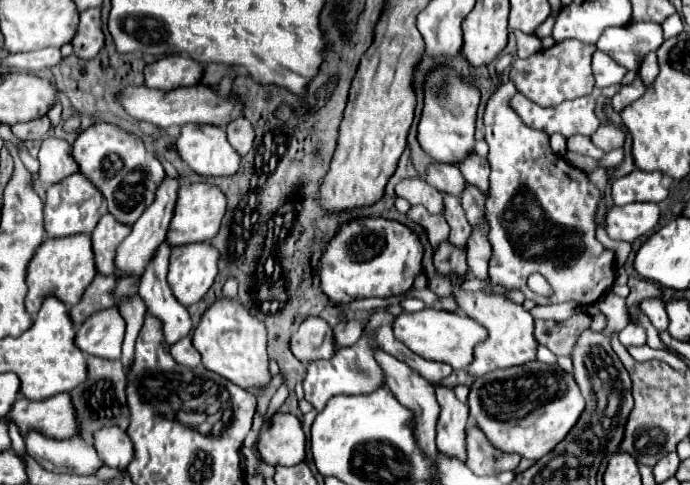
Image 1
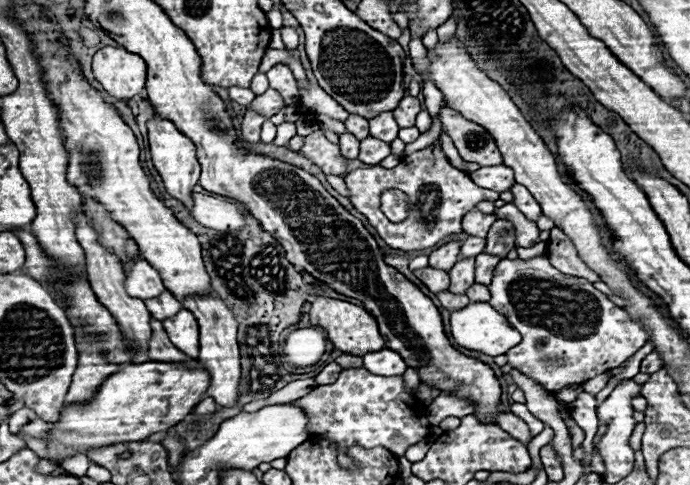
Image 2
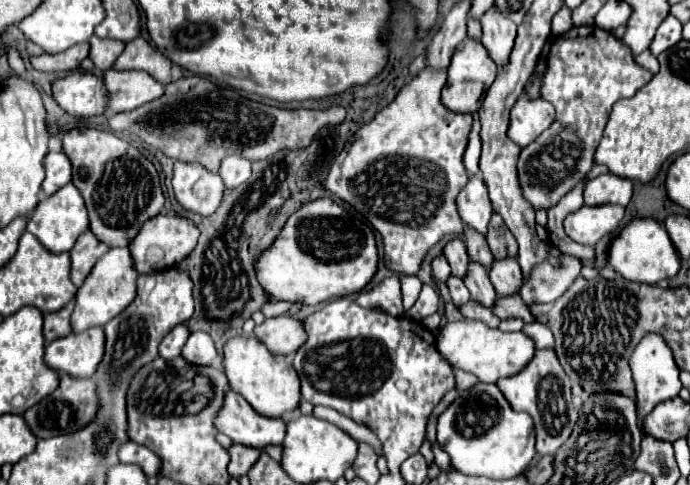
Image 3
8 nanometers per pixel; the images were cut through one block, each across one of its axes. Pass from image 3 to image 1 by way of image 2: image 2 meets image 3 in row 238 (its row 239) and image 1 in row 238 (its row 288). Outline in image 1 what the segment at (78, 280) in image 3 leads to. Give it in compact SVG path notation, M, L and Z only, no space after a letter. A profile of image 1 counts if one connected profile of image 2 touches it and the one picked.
M104 214L98 226L92 232L92 244L96 254L96 268L100 274L112 274L116 270L114 256L116 246L130 234L130 226L124 226L112 218L112 214Z

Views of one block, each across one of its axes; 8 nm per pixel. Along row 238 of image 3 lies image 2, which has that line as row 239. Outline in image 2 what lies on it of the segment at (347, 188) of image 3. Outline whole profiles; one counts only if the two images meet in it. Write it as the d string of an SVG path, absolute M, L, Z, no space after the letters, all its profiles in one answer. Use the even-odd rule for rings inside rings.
M440 140L430 144L428 148L422 148L418 152L412 152L400 160L396 168L382 168L382 166L370 166L370 168L358 168L344 176L346 186L350 190L350 202L358 212L362 212L370 224L376 228L380 238L396 250L412 252L412 250L426 250L432 248L442 238L454 238L462 232L460 222L462 216L468 210L474 210L478 202L492 200L496 202L500 194L494 190L480 190L468 174L456 170L446 154L442 152ZM388 188L398 188L408 194L408 218L404 222L388 222L388 218L380 210L380 194Z

